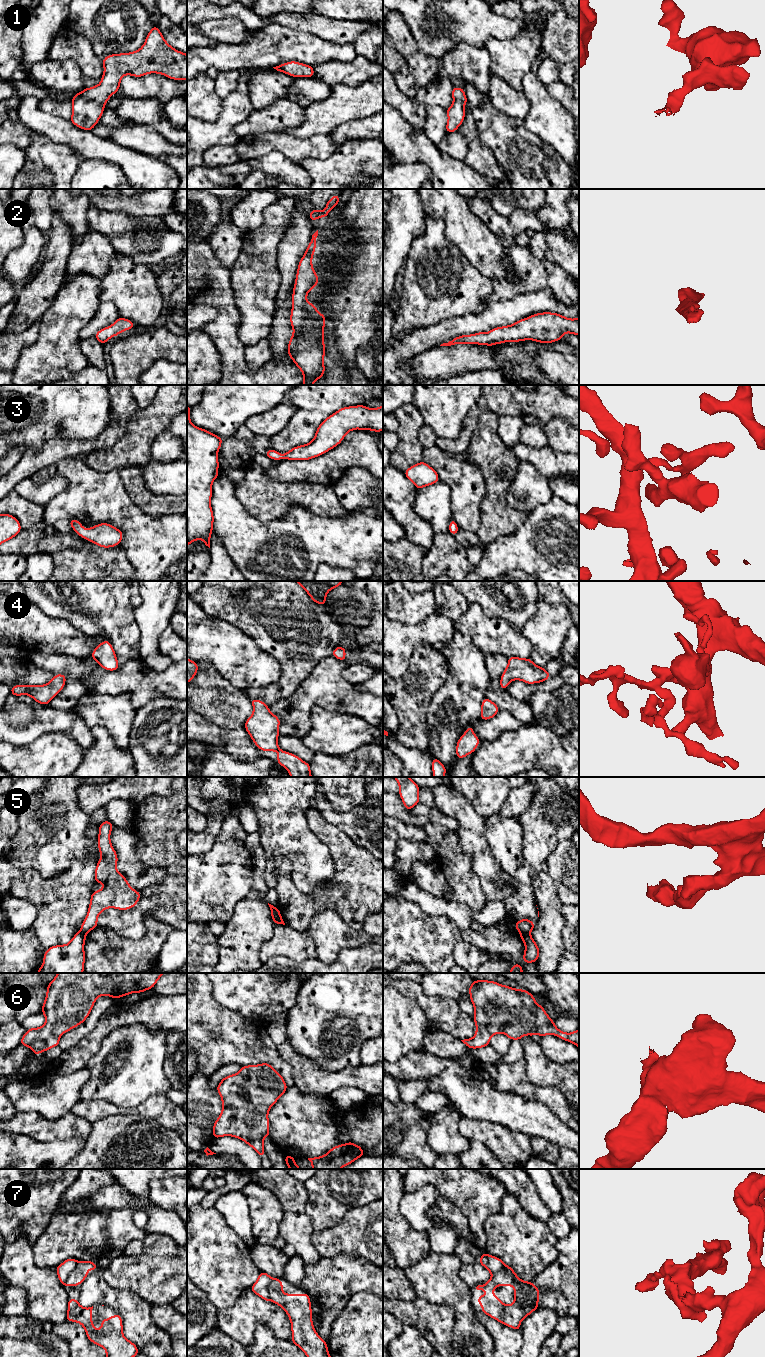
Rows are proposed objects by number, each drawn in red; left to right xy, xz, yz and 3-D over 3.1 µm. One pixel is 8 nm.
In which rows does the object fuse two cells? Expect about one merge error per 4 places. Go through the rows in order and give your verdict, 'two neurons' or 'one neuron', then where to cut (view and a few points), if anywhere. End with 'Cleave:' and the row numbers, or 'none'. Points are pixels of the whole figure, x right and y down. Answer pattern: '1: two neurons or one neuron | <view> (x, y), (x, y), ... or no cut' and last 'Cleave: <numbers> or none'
1: one neuron | no cut
2: one neuron | no cut
3: one neuron | no cut
4: one neuron | no cut
5: two neurons | yz (521, 931), (529, 934)
6: one neuron | no cut
7: two neurons | yz (492, 1275), (499, 1270), (508, 1269), (512, 1277), (518, 1279)
Cleave: 5, 7

